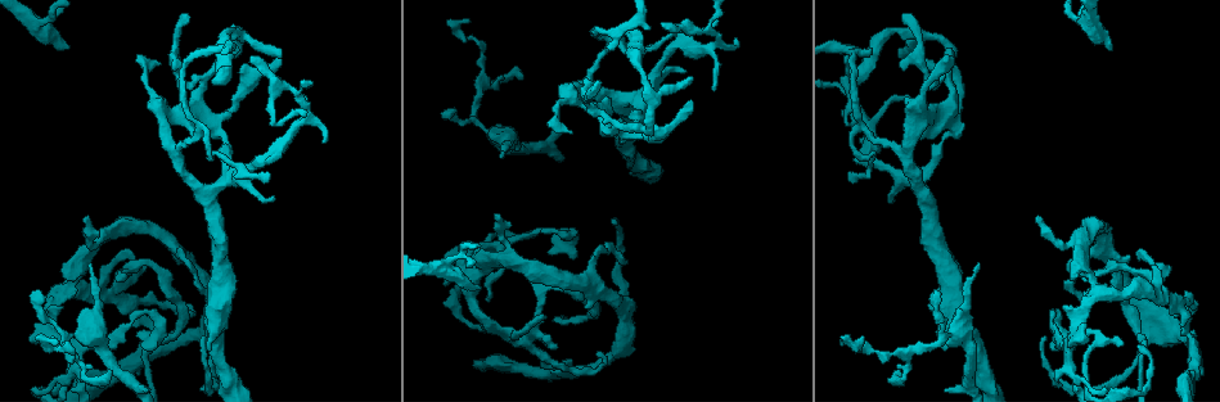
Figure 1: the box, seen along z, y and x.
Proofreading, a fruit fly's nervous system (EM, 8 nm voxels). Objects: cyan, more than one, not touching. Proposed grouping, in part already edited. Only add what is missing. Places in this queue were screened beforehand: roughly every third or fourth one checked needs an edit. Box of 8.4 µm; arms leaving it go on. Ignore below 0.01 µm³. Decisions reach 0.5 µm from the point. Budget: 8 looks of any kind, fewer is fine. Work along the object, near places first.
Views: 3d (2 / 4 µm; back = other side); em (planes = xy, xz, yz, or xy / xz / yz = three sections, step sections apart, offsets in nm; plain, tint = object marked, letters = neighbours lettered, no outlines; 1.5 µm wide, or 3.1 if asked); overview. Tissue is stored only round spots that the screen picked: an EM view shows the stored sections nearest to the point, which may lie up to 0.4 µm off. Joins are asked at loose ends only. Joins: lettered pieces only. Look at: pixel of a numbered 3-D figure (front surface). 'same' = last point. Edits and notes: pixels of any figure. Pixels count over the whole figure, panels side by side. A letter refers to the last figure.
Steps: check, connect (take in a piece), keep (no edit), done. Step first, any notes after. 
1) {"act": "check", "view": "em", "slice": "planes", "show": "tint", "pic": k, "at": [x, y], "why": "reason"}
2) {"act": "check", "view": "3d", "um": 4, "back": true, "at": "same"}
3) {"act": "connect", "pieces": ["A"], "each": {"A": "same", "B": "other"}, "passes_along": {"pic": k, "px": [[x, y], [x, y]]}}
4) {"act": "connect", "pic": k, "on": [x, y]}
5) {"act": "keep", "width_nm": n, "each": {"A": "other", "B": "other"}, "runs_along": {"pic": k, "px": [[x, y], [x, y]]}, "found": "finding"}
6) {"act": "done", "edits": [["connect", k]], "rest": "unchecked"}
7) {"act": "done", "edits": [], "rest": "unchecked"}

{"act": "check", "view": "em", "slice": "xz", "step": 4, "show": "letters", "pic": 1, "at": [849, 180], "why": "an open end"}

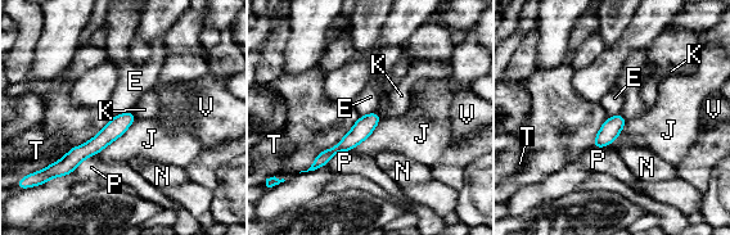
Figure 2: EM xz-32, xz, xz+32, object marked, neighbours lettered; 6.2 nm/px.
{"act": "check", "view": "em", "slice": "planes", "show": "letters", "at": "same"}

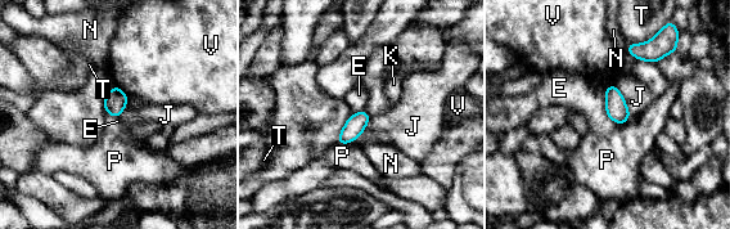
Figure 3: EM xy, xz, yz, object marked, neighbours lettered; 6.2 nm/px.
{"act": "keep", "width_nm": 120, "each": {"E": "other", "J": "other", "K": "other", "N": "other", "P": "other", "T": "other", "V": "other"}, "border": {"pic": 3, "px": [[605, 111], [616, 122], [626, 122]]}, "found": "no lettered piece goes on from it"}

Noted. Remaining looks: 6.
{"act": "check", "view": "em", "slice": "planes", "show": "letters", "pic": 1, "at": [549, 252], "why": "free end"}

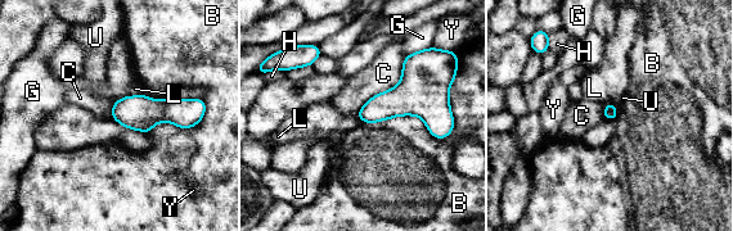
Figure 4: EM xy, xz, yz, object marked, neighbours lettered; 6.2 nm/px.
{"act": "keep", "each": {"B": "other", "C": "other", "G": "other", "H": "other", "L": "other", "U": "other", "Y": "other"}, "border": {"pic": 4, "px": [[404, 58], [400, 81], [356, 113]]}, "found": "no lettered piece goes on from it"}

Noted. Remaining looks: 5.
{"act": "check", "view": "em", "slice": "yz", "step": 4, "show": "tint", "pic": 1, "at": [28, 338], "why": "free end"}

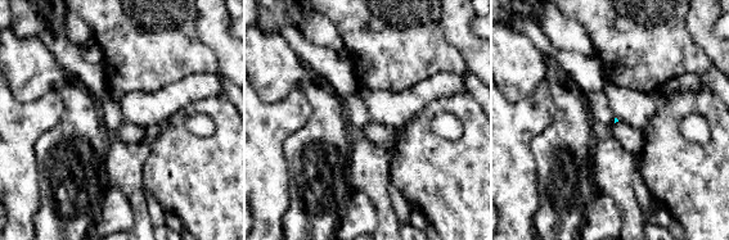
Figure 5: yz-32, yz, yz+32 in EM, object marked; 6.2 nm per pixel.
{"act": "check", "view": "em", "slice": "planes", "show": "letters", "at": "same"}

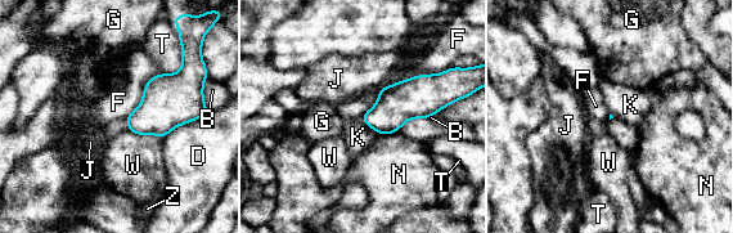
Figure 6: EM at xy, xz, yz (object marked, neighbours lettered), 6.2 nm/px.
{"act": "keep", "each": {"B": "other", "D": "other", "F": "other", "G": "other", "J": "other", "K": "other", "N": "other", "T": "other", "W": "other", "Z": "other"}, "found": "none of them fits"}

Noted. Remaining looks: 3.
{"act": "done", "edits": [], "rest": "unchecked"}

